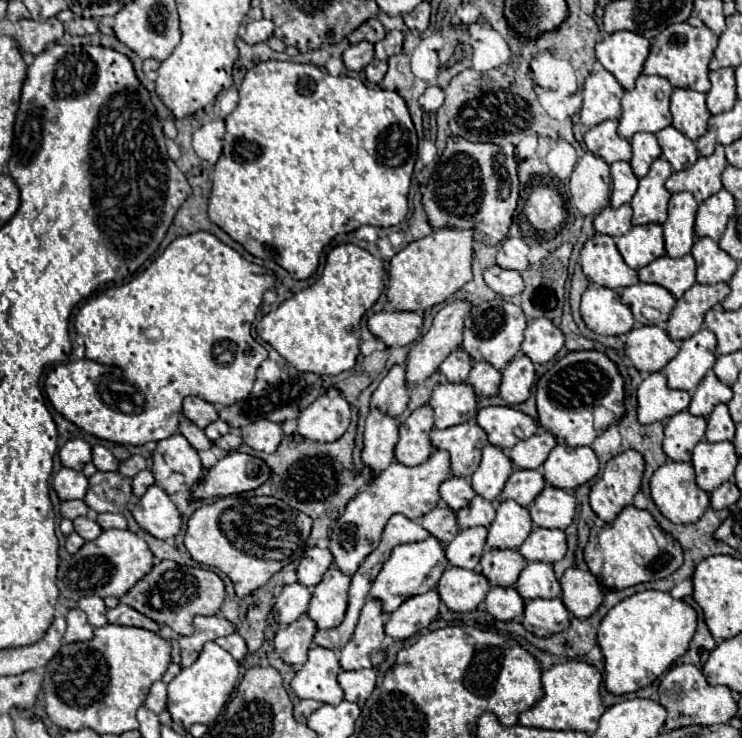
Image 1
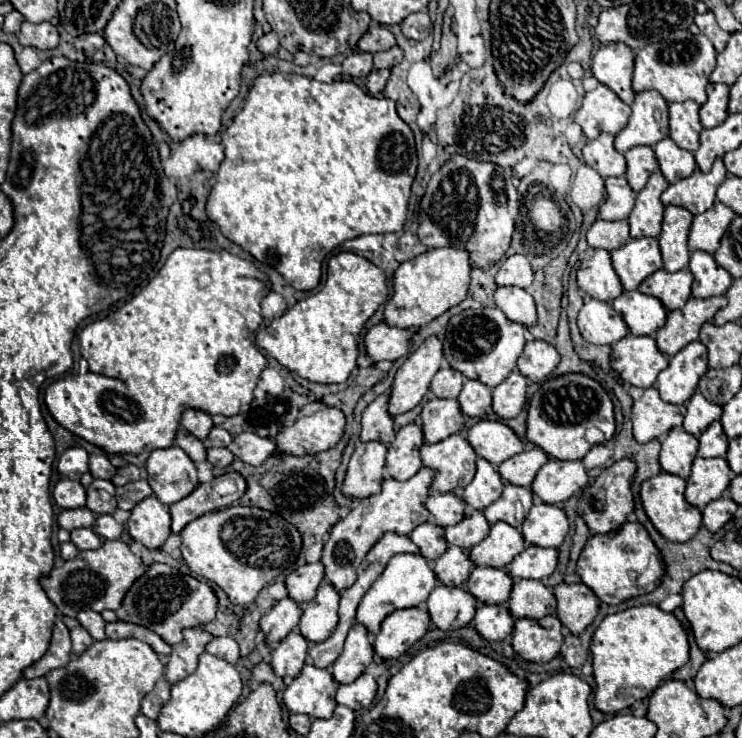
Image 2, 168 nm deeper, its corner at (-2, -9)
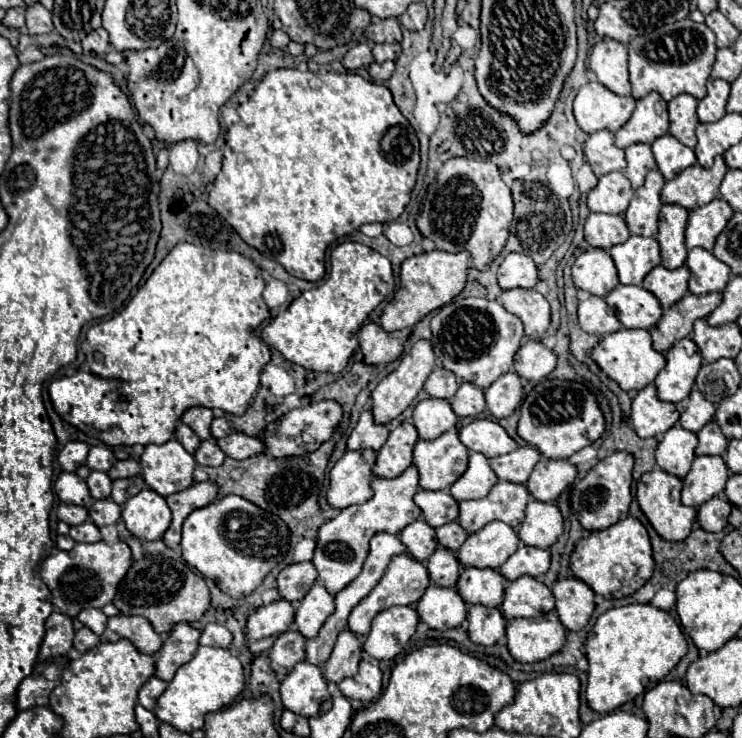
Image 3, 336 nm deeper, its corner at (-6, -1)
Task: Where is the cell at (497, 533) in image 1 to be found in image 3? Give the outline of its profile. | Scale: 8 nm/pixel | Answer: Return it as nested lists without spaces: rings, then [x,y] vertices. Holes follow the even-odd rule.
[[[492,521],[464,541],[458,551],[458,561],[470,567],[500,569],[500,565],[506,563],[506,559],[518,549],[518,545],[520,537],[510,525]]]

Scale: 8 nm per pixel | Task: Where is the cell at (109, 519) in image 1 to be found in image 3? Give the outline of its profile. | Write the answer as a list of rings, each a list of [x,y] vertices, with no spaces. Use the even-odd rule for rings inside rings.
[[[100,499],[100,501],[94,501],[94,505],[88,511],[90,511],[92,523],[96,523],[98,527],[104,527],[104,525],[118,523],[122,507],[118,503],[114,503],[112,499]]]

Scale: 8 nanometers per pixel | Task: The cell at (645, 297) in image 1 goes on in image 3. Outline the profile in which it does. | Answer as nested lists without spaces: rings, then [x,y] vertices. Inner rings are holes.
[[[618,285],[606,295],[606,303],[616,309],[620,323],[628,329],[650,329],[662,317],[656,295],[638,285]]]

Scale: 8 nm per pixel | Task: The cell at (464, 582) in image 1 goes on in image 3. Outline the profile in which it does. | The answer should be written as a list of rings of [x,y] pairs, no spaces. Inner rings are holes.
[[[430,585],[416,607],[420,619],[432,629],[452,629],[466,621],[466,603],[454,587]]]

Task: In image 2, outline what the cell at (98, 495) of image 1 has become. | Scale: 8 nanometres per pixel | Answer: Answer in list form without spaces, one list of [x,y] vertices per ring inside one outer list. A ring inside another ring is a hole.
[[[94,479],[90,483],[88,501],[86,507],[98,515],[102,513],[114,513],[116,511],[116,497],[114,497],[114,485],[104,479]]]

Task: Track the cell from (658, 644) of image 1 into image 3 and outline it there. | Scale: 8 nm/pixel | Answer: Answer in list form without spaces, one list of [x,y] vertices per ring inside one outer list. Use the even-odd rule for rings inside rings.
[[[634,603],[618,609],[610,609],[598,617],[592,635],[586,639],[588,657],[588,705],[598,713],[612,713],[630,697],[654,687],[664,675],[678,665],[688,653],[686,639],[680,625],[668,611],[662,611],[650,603]]]

